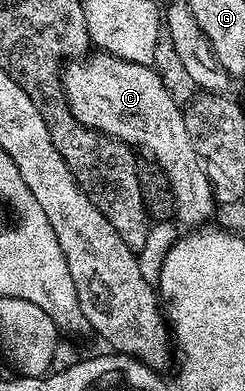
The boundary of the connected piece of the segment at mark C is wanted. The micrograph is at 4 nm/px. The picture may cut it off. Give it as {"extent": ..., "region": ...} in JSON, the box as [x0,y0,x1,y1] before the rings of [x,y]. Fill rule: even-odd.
{"extent":[63,52,218,228],"region":[[[92,52],[87,57],[71,59],[63,67],[64,95],[70,112],[82,124],[122,140],[127,146],[145,146],[152,153],[149,154],[151,161],[159,162],[170,180],[176,201],[175,217],[181,223],[184,221],[185,227],[200,228],[218,209],[212,180],[194,148],[194,140],[190,140],[190,132],[186,132],[181,103],[176,103],[167,84],[154,71],[152,66],[143,66],[140,62]]]}

